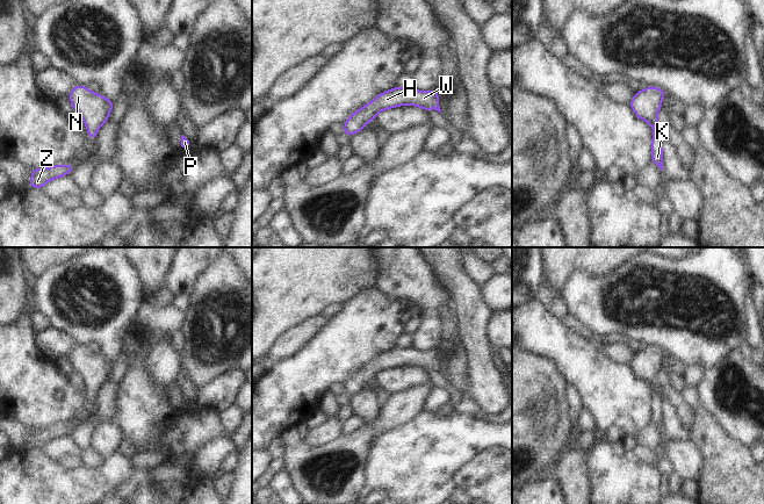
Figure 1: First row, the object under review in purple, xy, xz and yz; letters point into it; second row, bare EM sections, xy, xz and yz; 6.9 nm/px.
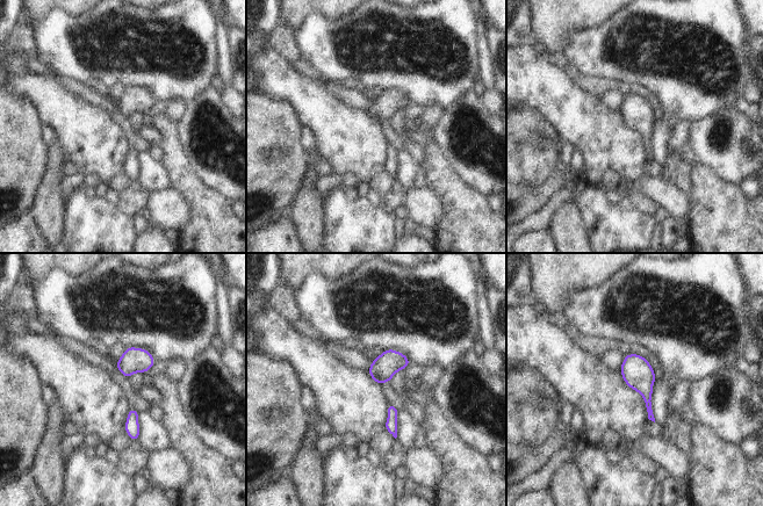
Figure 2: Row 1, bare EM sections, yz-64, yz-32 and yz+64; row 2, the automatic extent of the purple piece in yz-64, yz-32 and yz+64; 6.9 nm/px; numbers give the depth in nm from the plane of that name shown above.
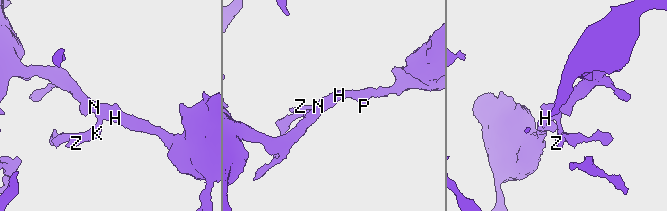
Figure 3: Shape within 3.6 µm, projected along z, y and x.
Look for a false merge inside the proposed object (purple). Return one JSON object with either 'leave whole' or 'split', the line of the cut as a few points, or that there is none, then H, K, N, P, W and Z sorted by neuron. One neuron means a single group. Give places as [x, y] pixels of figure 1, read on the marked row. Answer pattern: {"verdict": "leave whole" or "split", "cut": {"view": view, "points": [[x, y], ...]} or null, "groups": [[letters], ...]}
{"verdict": "leave whole", "cut": null, "groups": [["H", "K", "N", "P", "W", "Z"]]}

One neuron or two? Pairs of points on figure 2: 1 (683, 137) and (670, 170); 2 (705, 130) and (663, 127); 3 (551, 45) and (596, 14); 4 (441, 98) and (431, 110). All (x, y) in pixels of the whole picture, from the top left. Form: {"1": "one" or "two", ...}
{"1": "one", "2": "two", "3": "one", "4": "two"}

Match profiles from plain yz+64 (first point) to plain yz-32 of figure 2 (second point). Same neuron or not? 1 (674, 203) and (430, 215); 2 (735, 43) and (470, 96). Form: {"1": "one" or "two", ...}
{"1": "one", "2": "two"}

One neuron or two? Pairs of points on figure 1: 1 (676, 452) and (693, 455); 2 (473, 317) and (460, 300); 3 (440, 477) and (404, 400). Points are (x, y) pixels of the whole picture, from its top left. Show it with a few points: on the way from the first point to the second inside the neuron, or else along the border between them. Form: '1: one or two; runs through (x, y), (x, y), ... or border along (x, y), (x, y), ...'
1: one; runs through (680, 453), (689, 455)
2: one; runs through (471, 312), (465, 304)
3: two; border along (422, 410), (406, 423), (387, 429)

